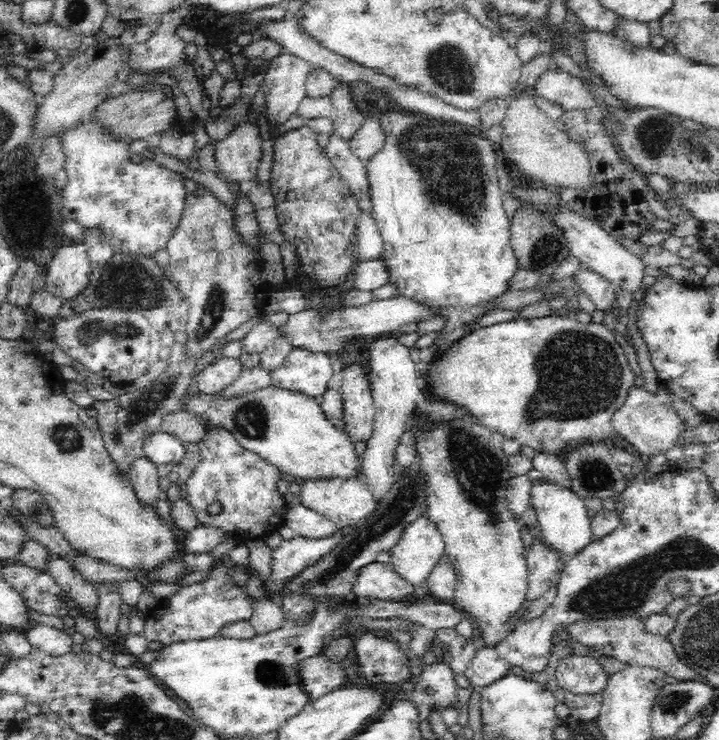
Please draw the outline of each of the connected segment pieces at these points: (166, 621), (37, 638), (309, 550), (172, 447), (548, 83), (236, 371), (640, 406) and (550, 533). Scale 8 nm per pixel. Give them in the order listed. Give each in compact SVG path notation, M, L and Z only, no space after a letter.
M219 562L211 567L206 580L182 587L167 600L158 601L157 606L146 614L146 628L141 635L166 647L178 642L219 637L222 628L234 622L249 621L254 600L248 596L246 589L236 589L229 582L228 571L229 568Z
M38 624L26 631L29 644L33 648L43 650L48 656L63 656L69 654L73 646L72 638L66 631Z
M338 527L338 532L334 536L322 538L320 540L307 539L299 535L292 539L283 539L278 548L274 548L271 552L270 574L266 577L266 584L264 584L264 592L266 593L266 601L271 601L276 596L286 596L288 584L294 580L294 576L298 576L300 572L304 572L306 568L314 566L320 558L326 553L330 552L342 536L342 528Z
M166 430L148 435L143 442L143 454L148 462L178 464L184 453L185 448L181 440L168 434Z
M551 67L538 76L533 92L552 104L558 104L566 111L591 110L593 97L585 89L585 83L578 76Z
M218 355L214 362L205 366L195 378L198 393L218 395L231 382L234 382L244 370L240 360Z
M660 384L654 394L644 387L633 388L624 406L612 416L615 434L627 440L641 456L647 456L648 459L665 453L673 447L676 437L686 428L684 421L671 405L672 397L664 384Z
M543 479L534 480L532 482L531 506L536 509L538 525L536 531L541 540L562 557L571 558L580 554L588 544L595 541L588 508L584 506L583 498L574 491L545 482Z

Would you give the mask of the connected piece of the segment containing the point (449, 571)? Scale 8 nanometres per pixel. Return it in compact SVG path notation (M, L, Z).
M444 554L425 580L424 586L426 590L430 590L434 599L452 602L455 596L456 583L455 568L450 562L449 556Z

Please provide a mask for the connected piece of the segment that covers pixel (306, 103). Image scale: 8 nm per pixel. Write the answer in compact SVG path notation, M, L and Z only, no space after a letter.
M340 83L328 96L304 98L296 115L304 119L328 118L332 121L336 135L350 145L355 132L365 122L366 114L358 112L352 101L349 84Z

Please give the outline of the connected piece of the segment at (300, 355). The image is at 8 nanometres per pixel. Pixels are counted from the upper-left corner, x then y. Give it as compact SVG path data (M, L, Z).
M293 348L269 376L271 385L276 388L301 393L320 401L329 389L328 382L332 380L330 356L304 348Z

